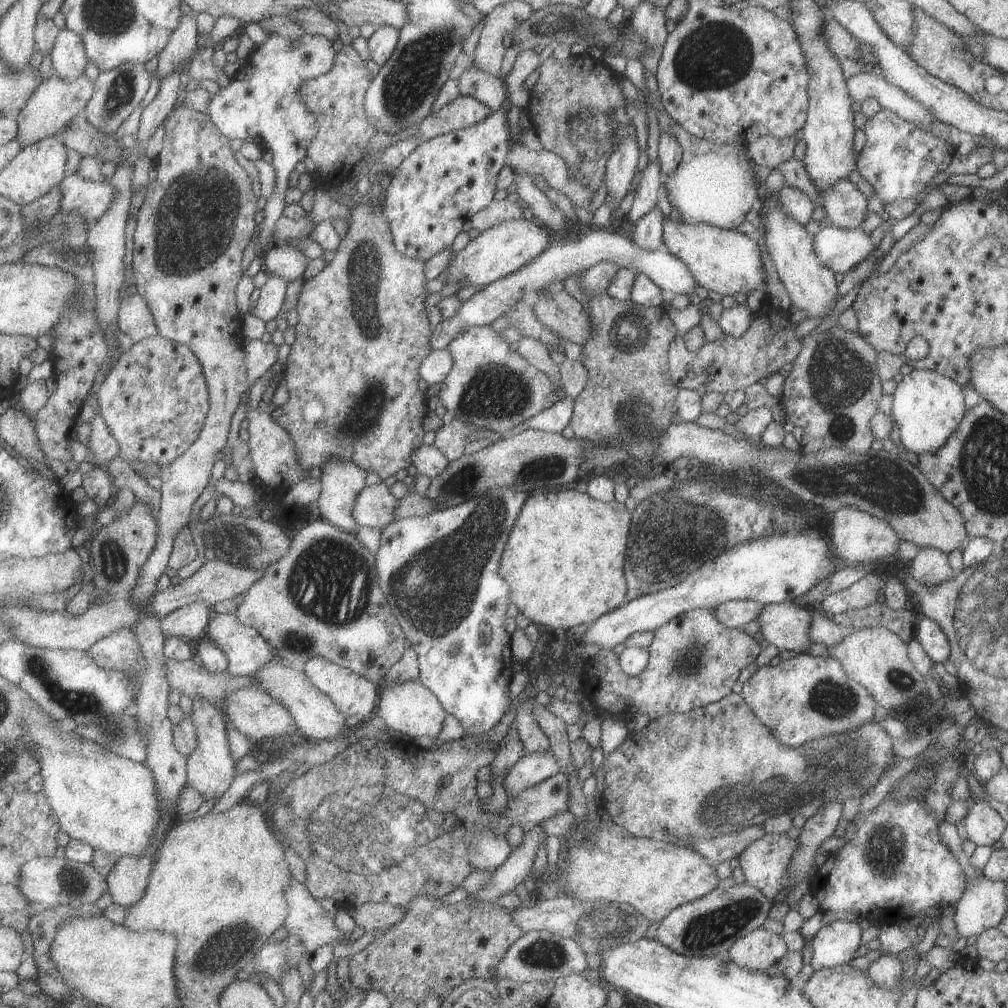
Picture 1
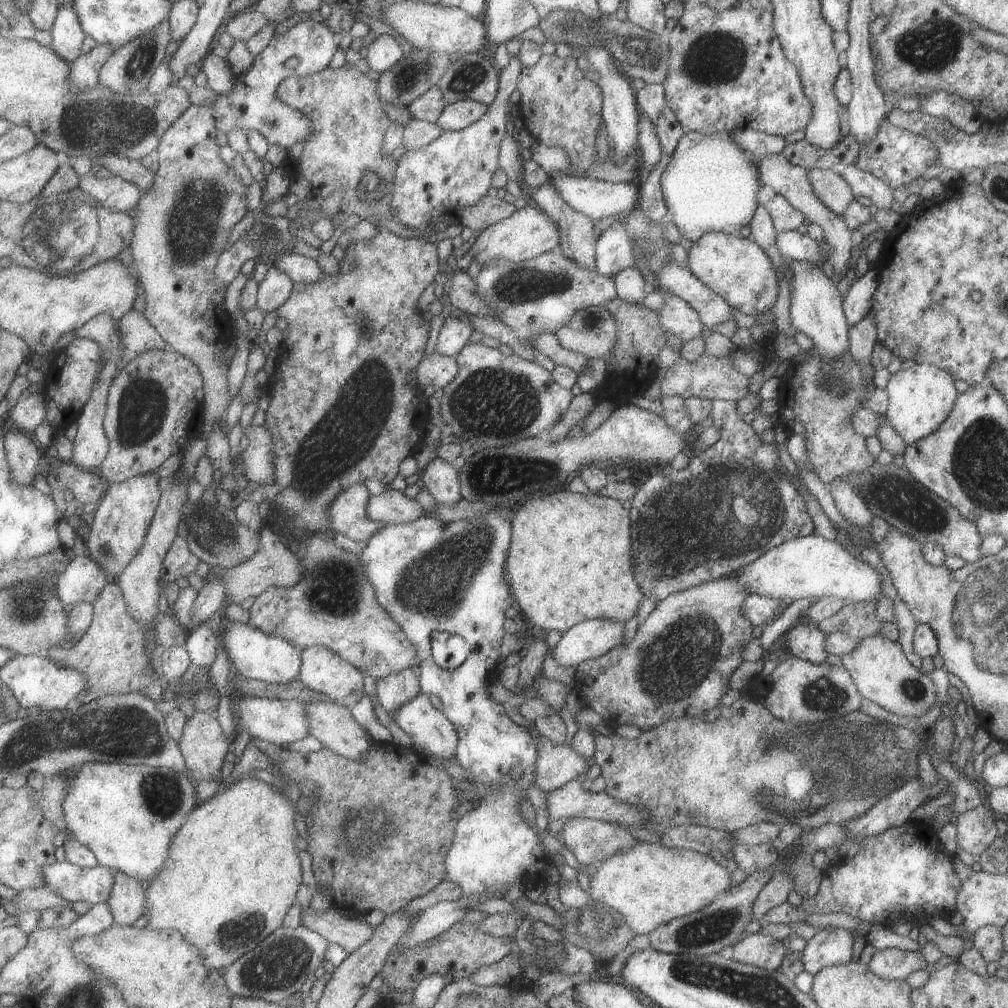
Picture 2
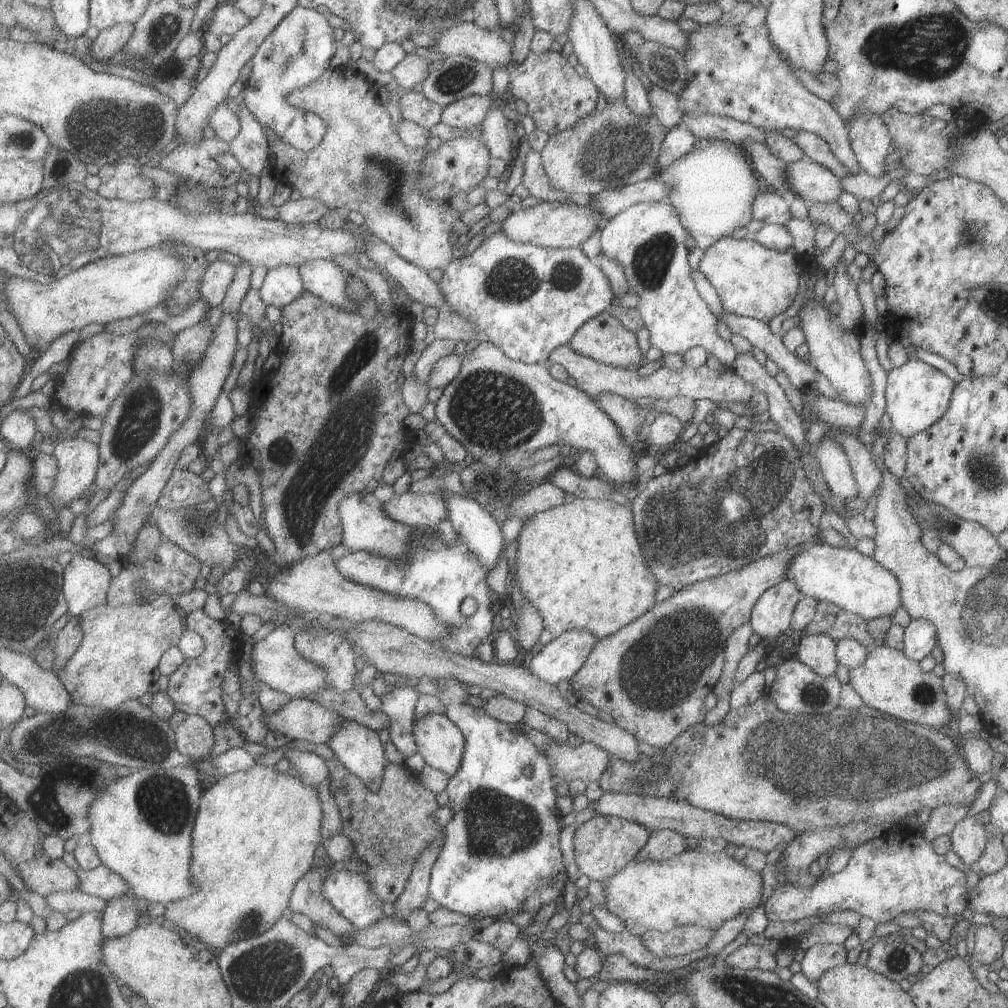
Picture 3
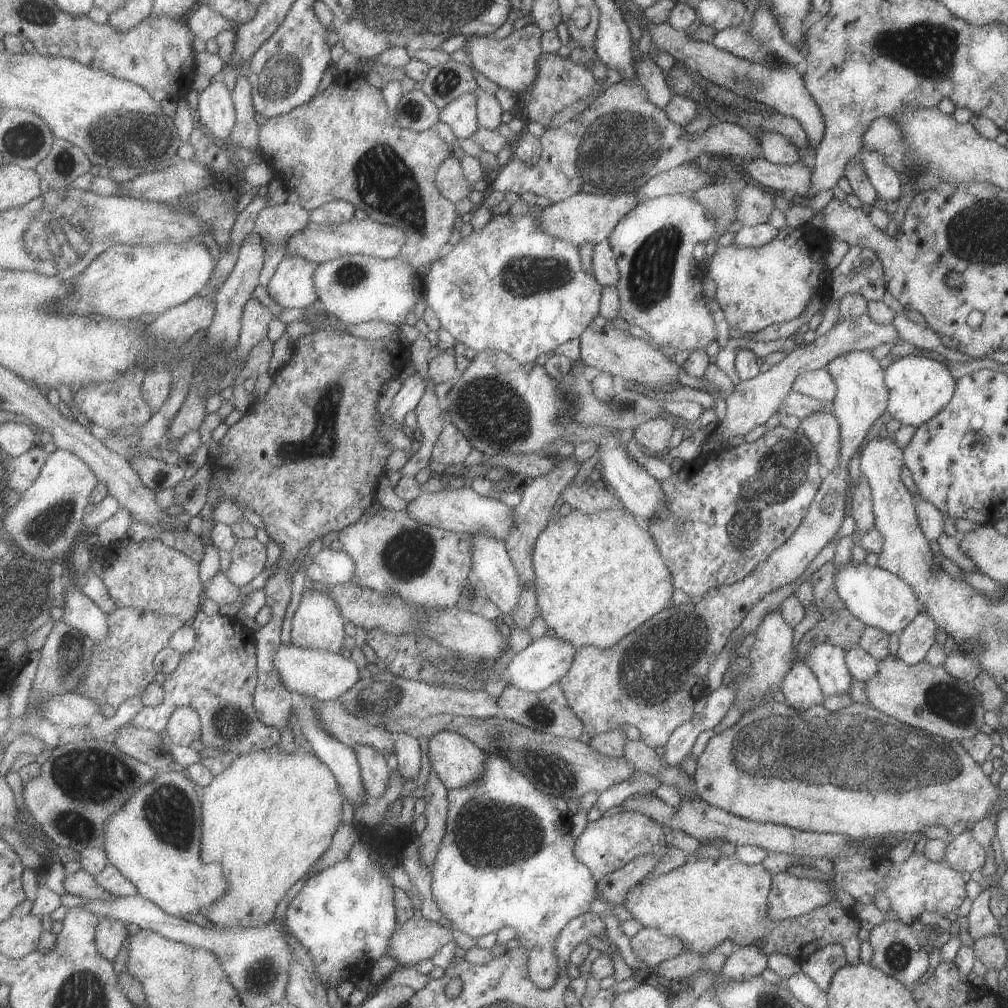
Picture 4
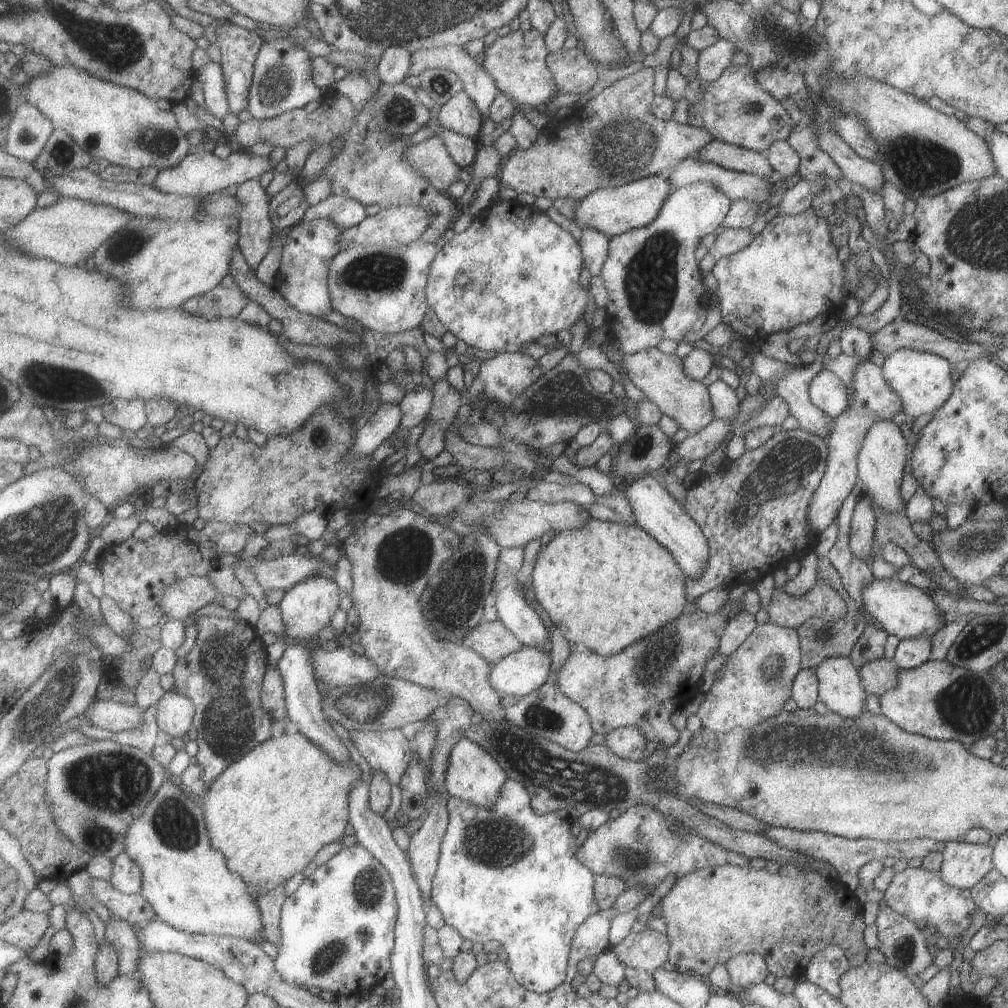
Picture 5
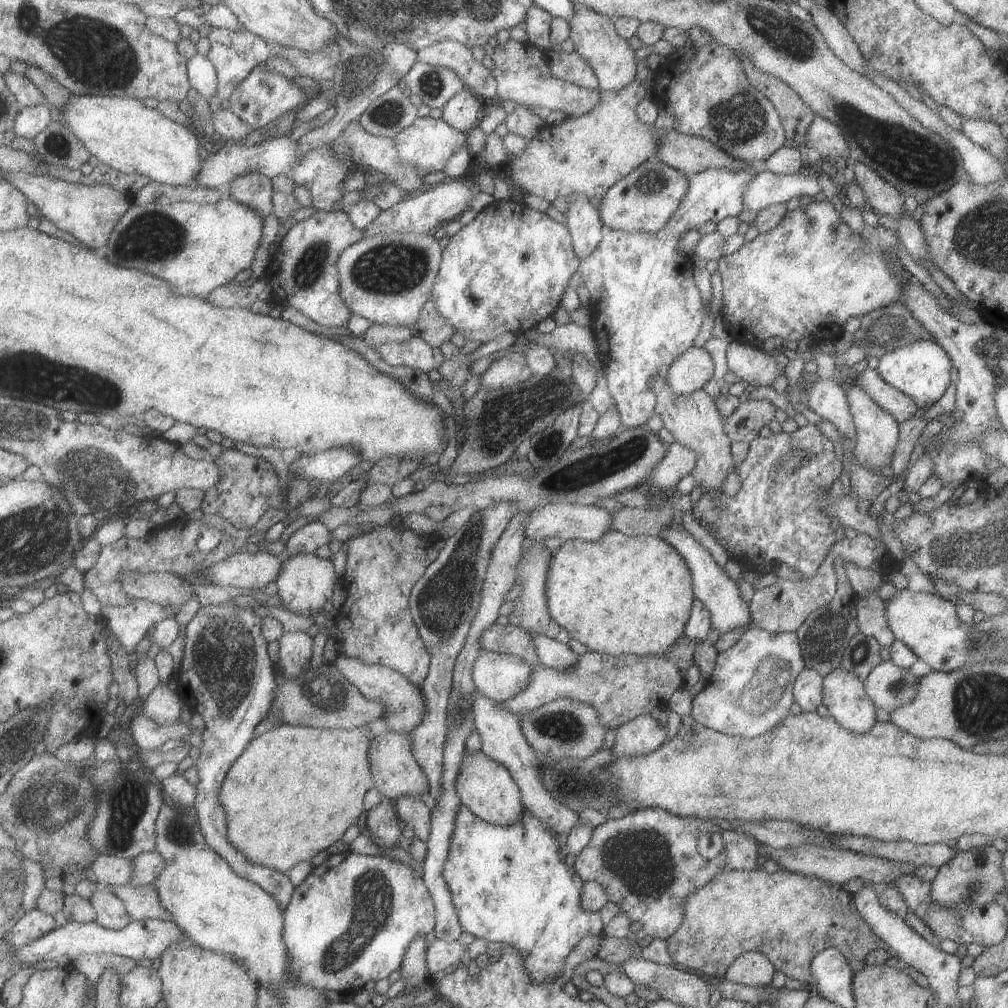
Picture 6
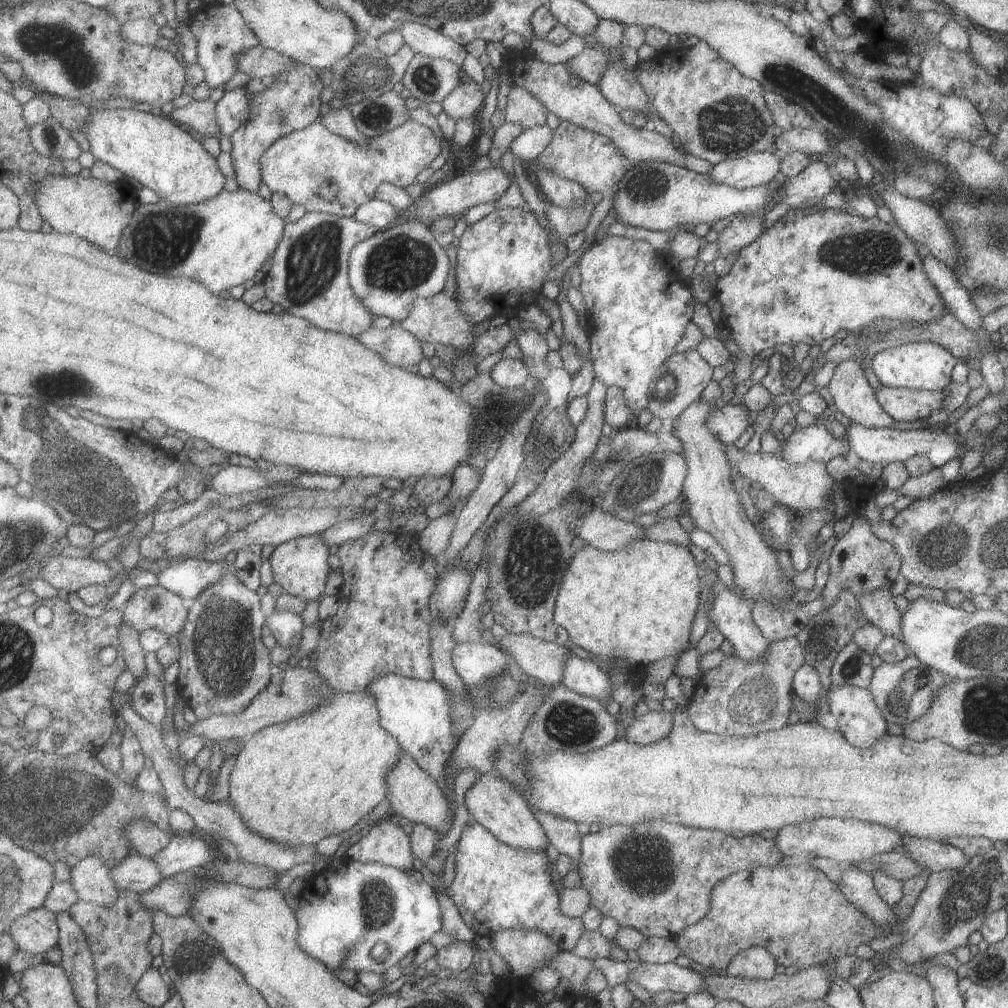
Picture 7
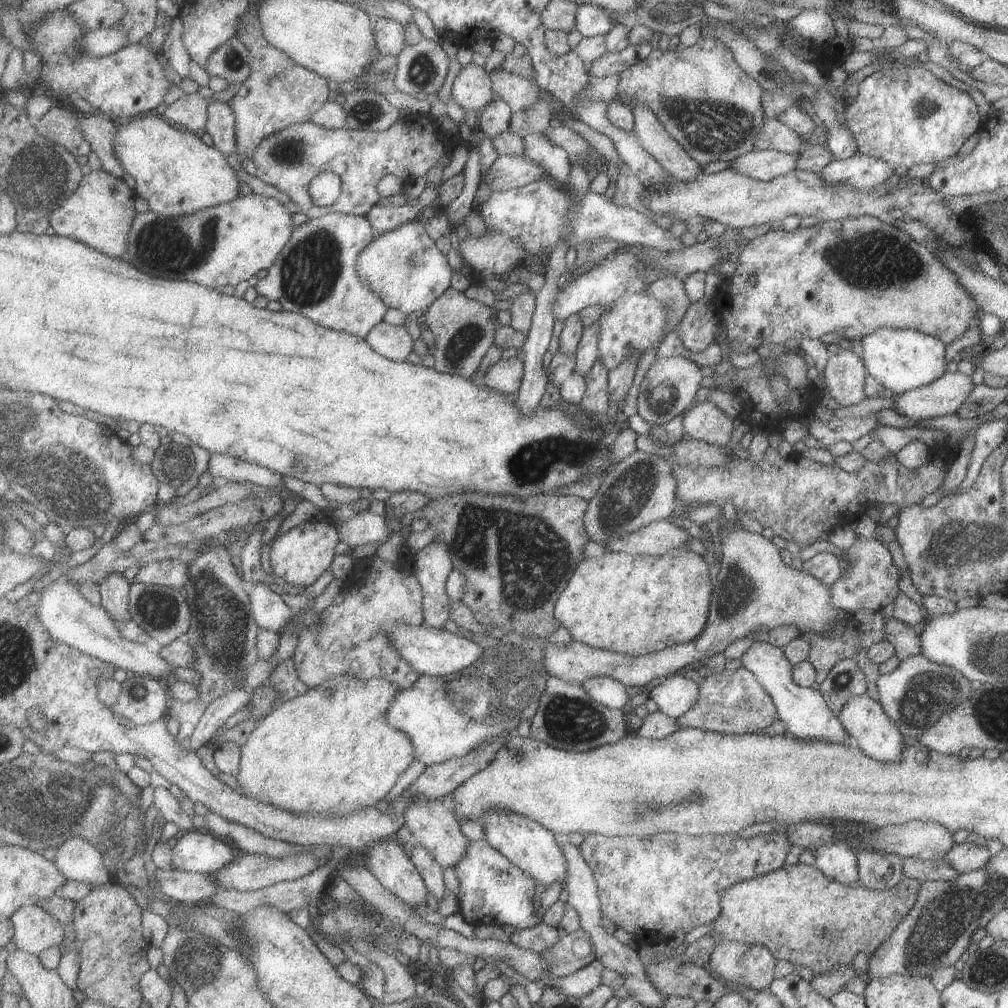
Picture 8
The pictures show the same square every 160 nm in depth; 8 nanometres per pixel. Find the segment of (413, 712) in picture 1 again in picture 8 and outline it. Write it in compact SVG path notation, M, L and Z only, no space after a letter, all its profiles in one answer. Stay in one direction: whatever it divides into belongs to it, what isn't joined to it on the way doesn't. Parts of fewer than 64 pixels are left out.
M501 807L487 809L480 816L478 822L482 827L486 841L515 866L531 876L538 887L546 887L557 881L560 888L563 888L566 877L565 859L553 838L553 834L544 826L526 816L510 813Z

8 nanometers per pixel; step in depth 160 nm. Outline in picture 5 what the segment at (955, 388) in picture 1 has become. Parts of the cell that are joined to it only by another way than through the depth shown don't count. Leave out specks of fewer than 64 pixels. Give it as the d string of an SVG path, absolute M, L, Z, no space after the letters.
M897 349L885 356L881 368L885 382L899 395L900 410L914 420L921 414L932 415L949 398L954 385L949 365L947 360L931 353Z

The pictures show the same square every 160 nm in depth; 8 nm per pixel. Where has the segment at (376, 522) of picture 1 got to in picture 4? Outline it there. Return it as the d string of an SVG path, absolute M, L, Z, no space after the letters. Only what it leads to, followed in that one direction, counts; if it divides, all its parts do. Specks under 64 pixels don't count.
M465 487L453 490L443 488L437 493L421 492L415 500L411 500L411 503L407 504L404 512L407 512L411 518L415 518L417 522L432 528L469 535L483 532L501 542L505 542L509 538L511 528L515 526L513 524L515 522L513 507L509 507L495 498L479 496L471 488Z

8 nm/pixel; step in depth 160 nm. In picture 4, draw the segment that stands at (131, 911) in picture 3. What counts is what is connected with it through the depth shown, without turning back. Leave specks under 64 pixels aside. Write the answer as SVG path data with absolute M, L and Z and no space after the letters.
M101 918L96 935L97 948L101 956L114 962L127 938L129 930L125 922L115 918Z

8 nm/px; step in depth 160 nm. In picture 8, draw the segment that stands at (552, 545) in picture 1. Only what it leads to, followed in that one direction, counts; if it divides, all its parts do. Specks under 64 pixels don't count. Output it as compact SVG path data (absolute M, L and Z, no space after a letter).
M686 548L659 557L607 551L598 557L584 558L576 564L563 592L557 597L554 617L570 634L571 640L620 655L636 657L686 643L701 632L708 615L712 584L707 568L701 555Z

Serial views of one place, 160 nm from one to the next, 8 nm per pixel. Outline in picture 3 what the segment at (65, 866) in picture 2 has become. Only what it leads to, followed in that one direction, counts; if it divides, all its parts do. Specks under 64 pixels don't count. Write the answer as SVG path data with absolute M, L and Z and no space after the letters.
M104 864L91 871L79 869L79 872L81 878L80 890L86 894L99 896L99 898L105 898L105 900L113 900L113 898L125 896L127 892L132 891L129 882L123 876Z

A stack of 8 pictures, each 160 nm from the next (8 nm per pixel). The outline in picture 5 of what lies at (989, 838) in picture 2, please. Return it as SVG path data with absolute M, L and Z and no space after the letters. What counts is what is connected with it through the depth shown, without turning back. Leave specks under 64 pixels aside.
M947 841L941 850L940 877L949 886L970 889L993 869L992 847L965 841Z

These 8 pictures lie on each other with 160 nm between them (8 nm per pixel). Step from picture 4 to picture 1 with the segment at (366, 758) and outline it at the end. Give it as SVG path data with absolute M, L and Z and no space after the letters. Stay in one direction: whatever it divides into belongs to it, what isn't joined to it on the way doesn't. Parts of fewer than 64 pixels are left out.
M267 664L261 668L261 672L254 674L259 682L258 690L263 690L275 698L275 702L281 702L295 721L301 733L308 739L323 741L325 739L339 738L349 729L345 724L345 716L337 712L333 702L319 688L309 680L304 671L297 671L289 666L281 664Z

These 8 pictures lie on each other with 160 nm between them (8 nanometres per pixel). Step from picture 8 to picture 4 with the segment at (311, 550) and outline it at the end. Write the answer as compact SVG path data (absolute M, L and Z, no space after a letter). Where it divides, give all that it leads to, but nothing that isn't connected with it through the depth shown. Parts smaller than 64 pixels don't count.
M308 584L292 618L293 645L339 653L341 646L343 646L343 640L345 640L341 616L342 613L339 612L338 605L335 604L332 596L327 596L325 592L315 590L311 584Z

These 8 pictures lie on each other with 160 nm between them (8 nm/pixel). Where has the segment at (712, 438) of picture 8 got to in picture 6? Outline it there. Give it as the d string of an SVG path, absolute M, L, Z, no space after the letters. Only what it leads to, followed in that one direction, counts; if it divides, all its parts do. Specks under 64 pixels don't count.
M747 399L739 403L734 411L723 421L725 434L730 442L751 442L759 436L759 430L773 420L775 406L767 399Z

